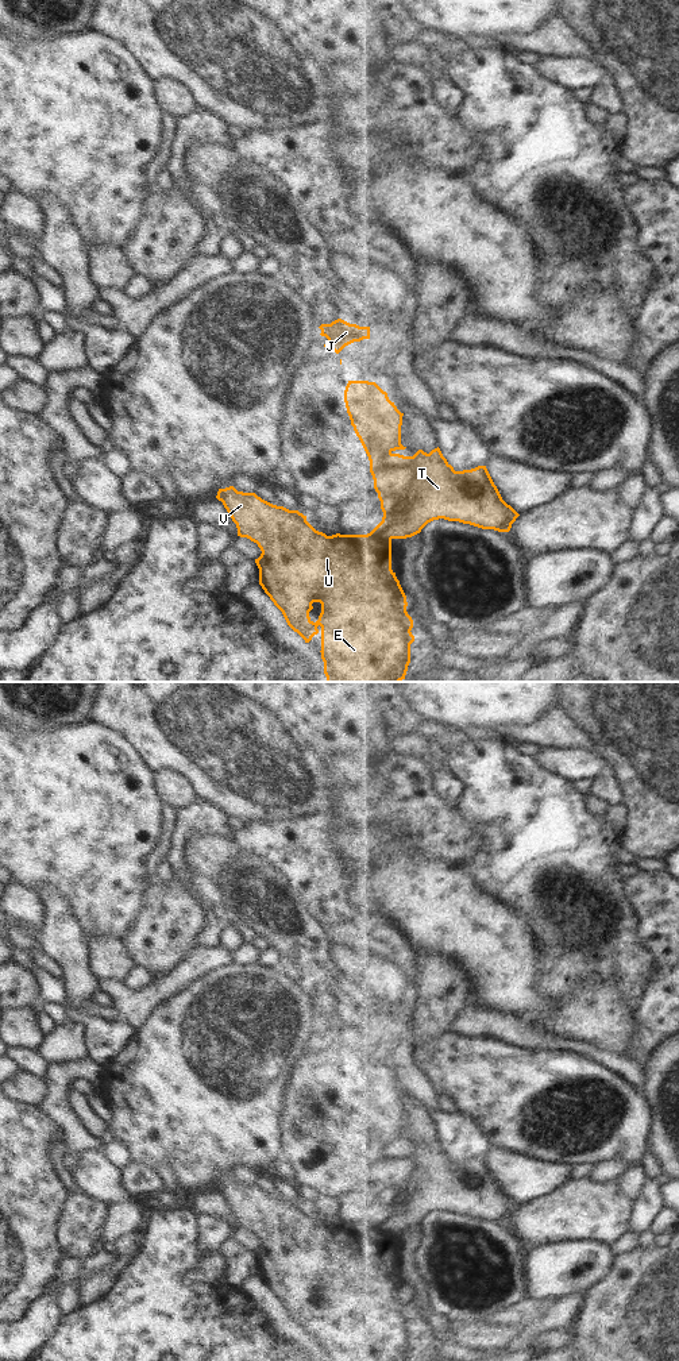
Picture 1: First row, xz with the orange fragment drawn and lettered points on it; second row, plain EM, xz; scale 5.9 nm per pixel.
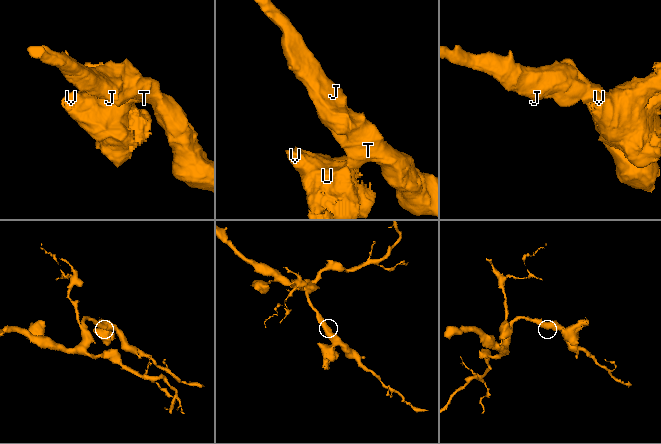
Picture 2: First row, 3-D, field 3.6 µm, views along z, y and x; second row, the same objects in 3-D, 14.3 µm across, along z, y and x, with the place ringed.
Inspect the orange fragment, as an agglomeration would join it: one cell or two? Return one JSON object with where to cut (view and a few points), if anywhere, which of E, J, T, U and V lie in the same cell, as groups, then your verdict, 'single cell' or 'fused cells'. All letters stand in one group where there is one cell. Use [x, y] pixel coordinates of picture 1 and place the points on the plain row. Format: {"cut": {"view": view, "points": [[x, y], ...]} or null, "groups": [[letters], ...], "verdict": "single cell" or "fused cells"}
{"cut": {"view": "xz", "points": [[381, 1213], [392, 1229]]}, "groups": [["E", "U", "V"], ["J", "T"]], "verdict": "fused cells"}

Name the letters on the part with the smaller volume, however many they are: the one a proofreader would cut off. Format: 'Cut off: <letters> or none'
Cut off: E, U, V

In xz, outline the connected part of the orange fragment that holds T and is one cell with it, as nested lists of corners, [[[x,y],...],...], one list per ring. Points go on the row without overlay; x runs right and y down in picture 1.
[[[348,1072],[344,1094],[351,1117],[369,1148],[374,1180],[383,1203],[382,1214],[391,1230],[412,1229],[420,1225],[428,1214],[439,1210],[482,1221],[510,1222],[520,1206],[502,1191],[486,1157],[455,1163],[439,1138],[429,1145],[418,1141],[413,1148],[396,1145],[396,1141],[406,1140],[401,1136],[404,1104],[375,1073]]]

